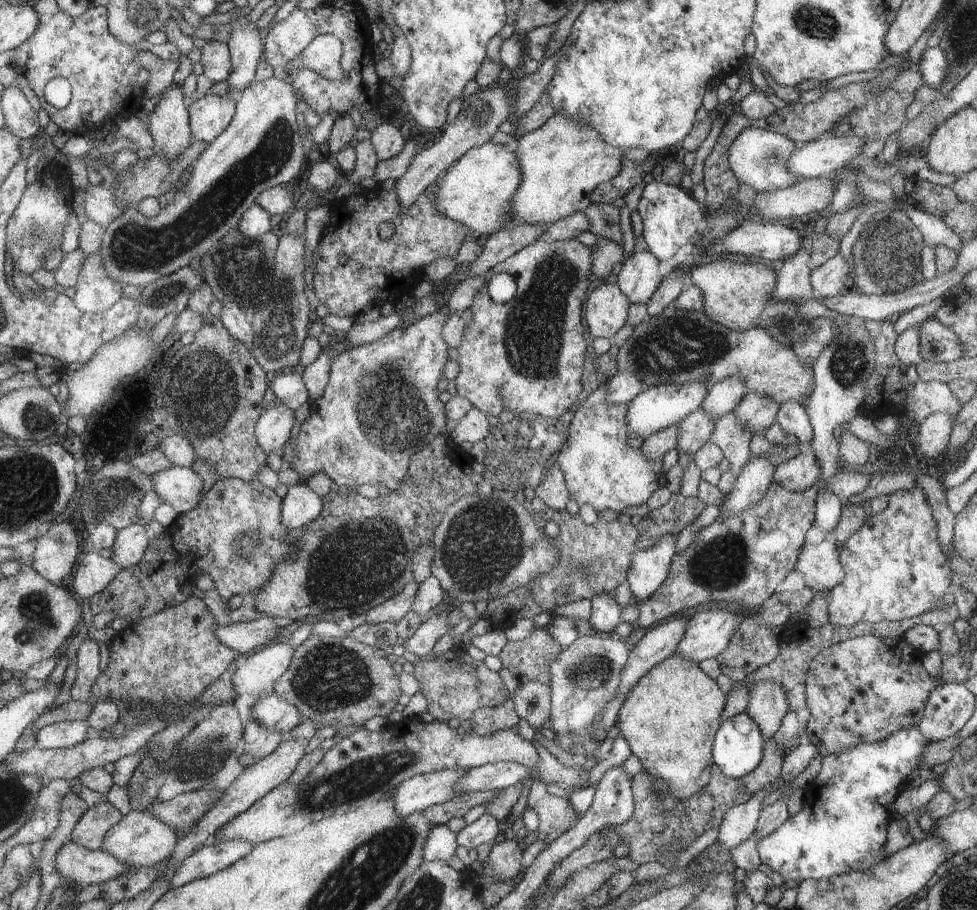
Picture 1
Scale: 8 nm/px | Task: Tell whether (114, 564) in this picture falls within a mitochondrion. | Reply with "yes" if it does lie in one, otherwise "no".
no

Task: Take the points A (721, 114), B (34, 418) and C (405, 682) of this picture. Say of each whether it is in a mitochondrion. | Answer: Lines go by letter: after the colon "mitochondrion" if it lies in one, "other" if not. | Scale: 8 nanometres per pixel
A: other
B: mitochondrion
C: other

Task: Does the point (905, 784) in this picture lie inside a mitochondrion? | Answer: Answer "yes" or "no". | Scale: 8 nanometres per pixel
no

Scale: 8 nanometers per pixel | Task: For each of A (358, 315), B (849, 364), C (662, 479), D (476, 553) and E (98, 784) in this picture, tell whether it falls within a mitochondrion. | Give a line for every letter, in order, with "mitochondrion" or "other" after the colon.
A: other
B: mitochondrion
C: other
D: mitochondrion
E: other

